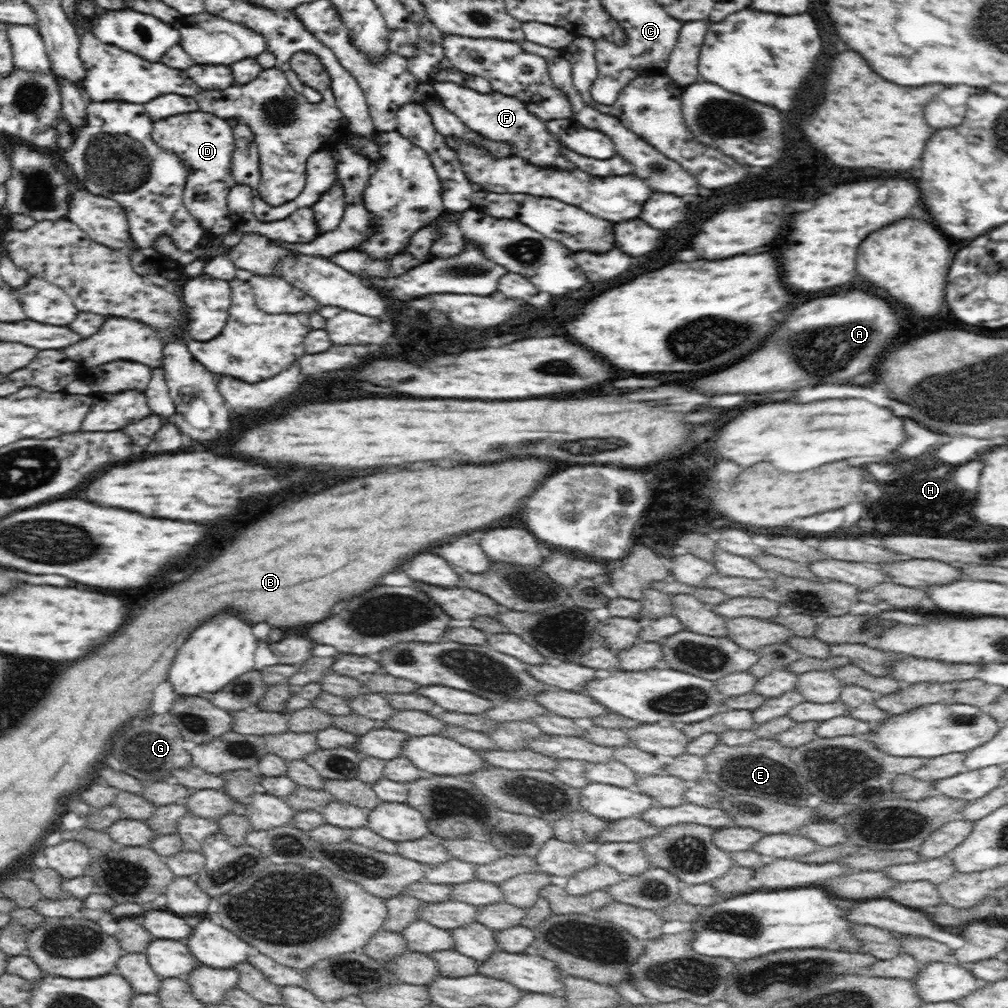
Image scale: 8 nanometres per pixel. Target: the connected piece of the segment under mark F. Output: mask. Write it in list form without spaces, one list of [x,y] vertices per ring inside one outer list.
[[[432,82],[436,93],[441,98],[443,106],[458,119],[478,134],[482,134],[488,140],[500,140],[500,142],[512,146],[512,154],[524,158],[526,162],[532,162],[536,166],[544,168],[558,168],[558,170],[574,170],[574,164],[562,156],[562,148],[558,138],[544,126],[544,122],[536,116],[532,116],[520,99],[506,96],[494,91],[492,94],[478,94],[471,88],[460,86],[453,82]]]

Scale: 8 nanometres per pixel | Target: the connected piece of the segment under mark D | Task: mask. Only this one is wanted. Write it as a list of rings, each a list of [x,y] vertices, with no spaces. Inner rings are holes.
[[[188,112],[178,114],[166,120],[160,120],[154,124],[152,140],[173,154],[188,166],[190,176],[184,190],[184,206],[190,210],[190,214],[200,220],[204,228],[212,228],[214,234],[224,234],[228,228],[232,228],[232,220],[228,218],[228,206],[226,196],[228,190],[236,184],[230,171],[232,166],[232,148],[234,148],[234,136],[232,128],[226,120],[206,114],[206,112]]]

